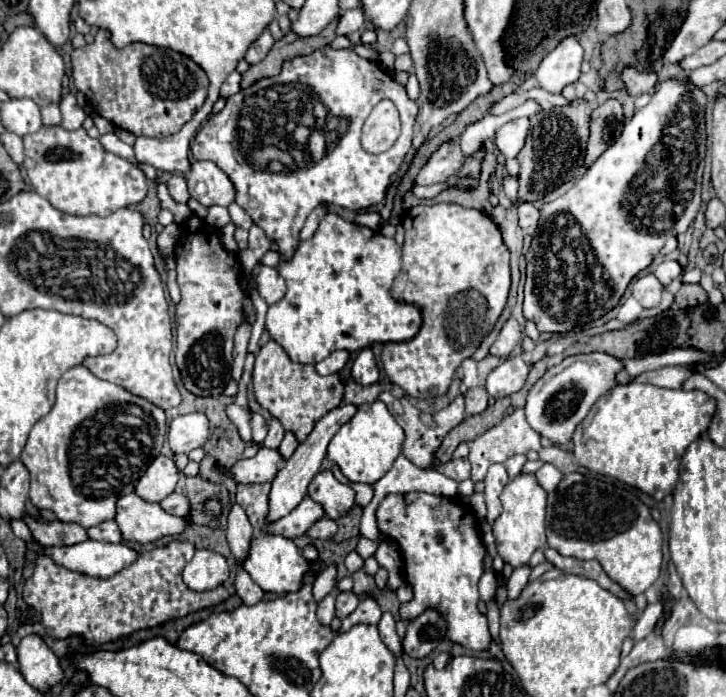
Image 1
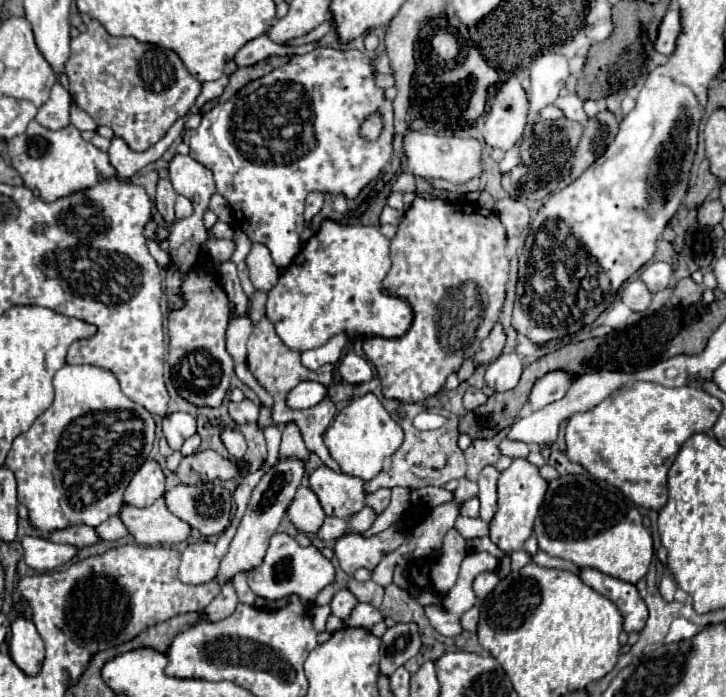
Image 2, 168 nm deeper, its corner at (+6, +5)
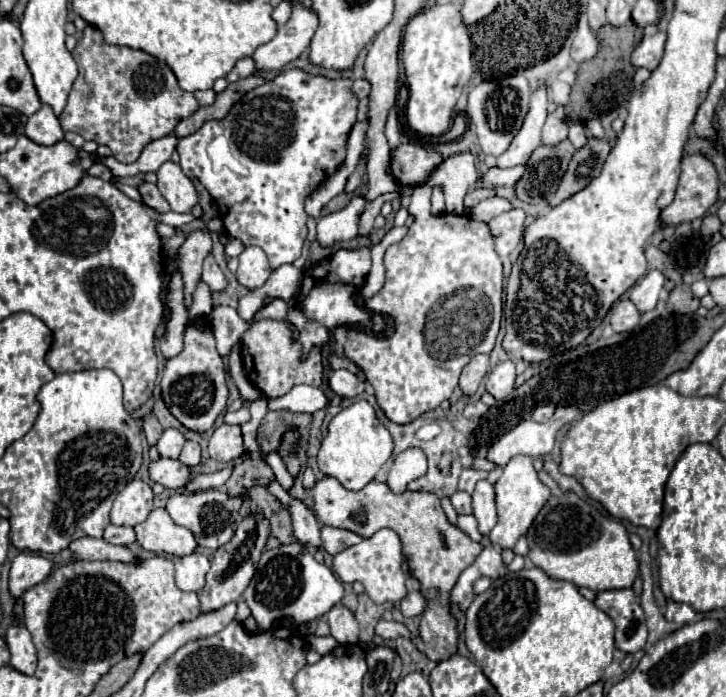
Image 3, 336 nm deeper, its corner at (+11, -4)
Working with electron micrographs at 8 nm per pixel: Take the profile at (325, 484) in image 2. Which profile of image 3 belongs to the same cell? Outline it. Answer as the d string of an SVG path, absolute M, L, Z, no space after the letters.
M322 477L312 487L312 495L314 513L322 525L348 529L360 533L362 537L372 537L382 527L390 527L400 535L404 543L404 557L410 563L410 573L422 583L422 595L428 599L428 607L424 609L420 623L420 635L426 645L426 655L432 661L444 661L454 655L458 631L456 623L448 615L448 595L458 575L482 553L482 545L464 535L458 527L450 525L438 497L428 491L406 491L402 495L394 495L386 483L378 481L370 481L360 491L348 491L340 485L338 479Z

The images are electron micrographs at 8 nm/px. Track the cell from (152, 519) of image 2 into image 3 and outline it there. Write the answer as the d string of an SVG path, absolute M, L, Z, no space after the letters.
M154 509L144 523L134 527L134 531L138 545L156 555L184 557L196 549L192 531L176 525L166 509Z

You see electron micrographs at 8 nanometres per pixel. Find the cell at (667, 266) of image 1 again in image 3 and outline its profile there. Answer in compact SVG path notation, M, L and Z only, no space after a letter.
M648 271L628 291L628 297L632 299L632 303L636 303L636 307L642 313L646 313L646 311L652 311L656 307L662 287L664 287L664 275L660 271Z

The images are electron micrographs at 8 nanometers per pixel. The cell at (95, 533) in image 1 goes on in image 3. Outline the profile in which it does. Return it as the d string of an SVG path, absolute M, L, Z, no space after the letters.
M108 525L102 539L106 539L112 545L124 545L124 547L128 547L128 545L132 545L136 541L136 535L134 535L134 529L132 527Z

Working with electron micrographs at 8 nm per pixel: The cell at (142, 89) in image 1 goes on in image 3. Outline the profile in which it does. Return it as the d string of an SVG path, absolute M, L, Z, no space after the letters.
M92 25L84 29L72 57L78 63L78 77L60 113L60 125L64 131L74 131L86 141L108 145L120 163L134 163L148 143L170 135L180 119L186 119L200 107L194 93L178 87L172 69L164 61L146 51L108 45Z

